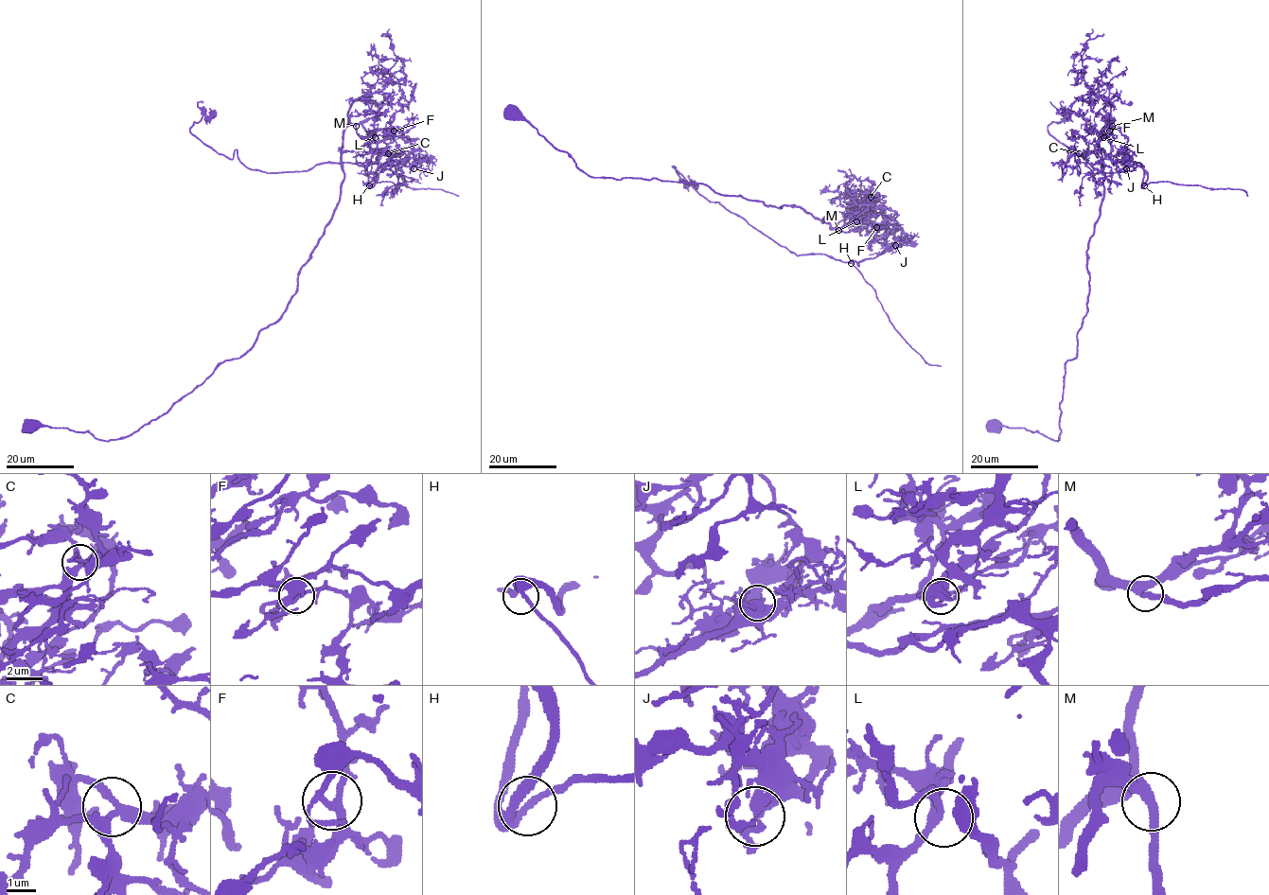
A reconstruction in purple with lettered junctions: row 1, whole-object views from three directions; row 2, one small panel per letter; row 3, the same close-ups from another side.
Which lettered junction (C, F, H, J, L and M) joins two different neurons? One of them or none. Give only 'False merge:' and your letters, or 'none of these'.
False merge: J

